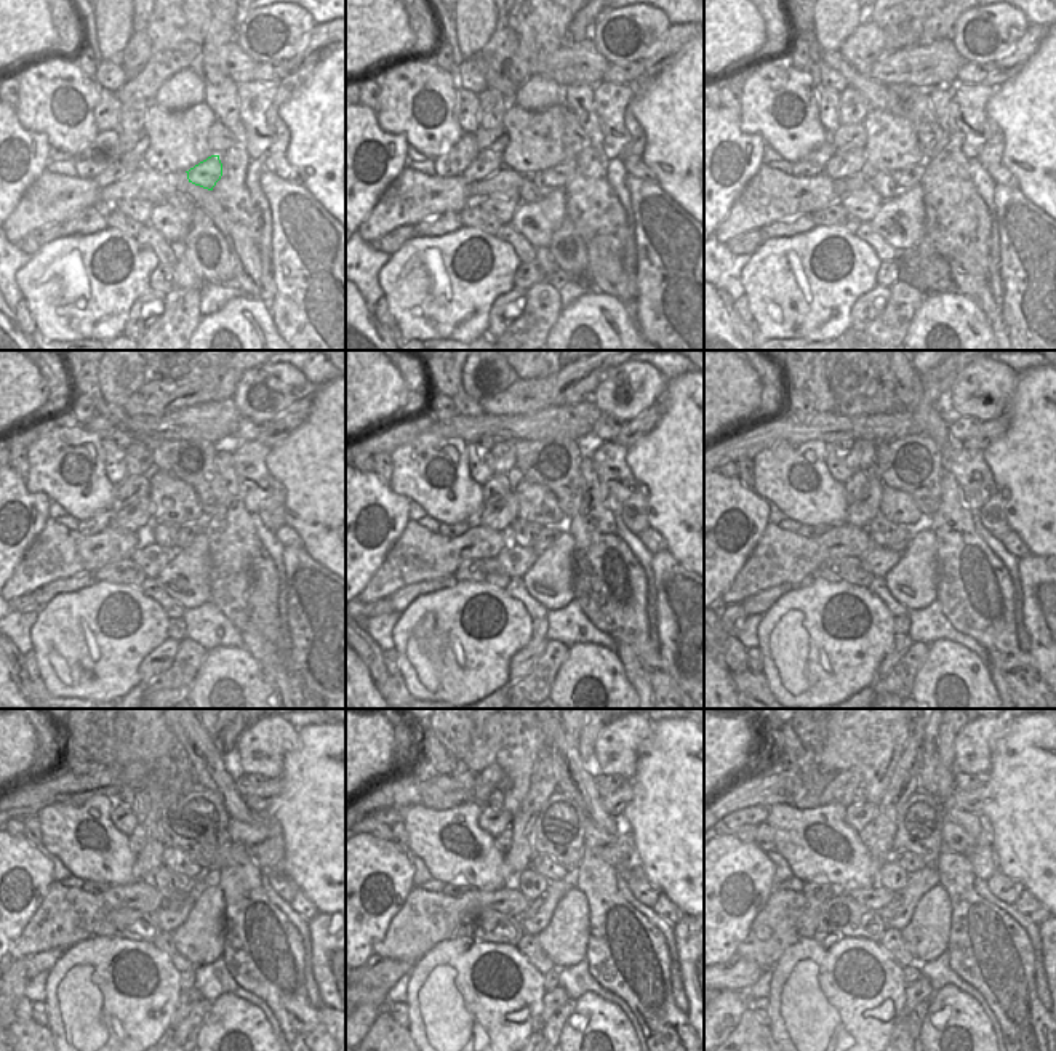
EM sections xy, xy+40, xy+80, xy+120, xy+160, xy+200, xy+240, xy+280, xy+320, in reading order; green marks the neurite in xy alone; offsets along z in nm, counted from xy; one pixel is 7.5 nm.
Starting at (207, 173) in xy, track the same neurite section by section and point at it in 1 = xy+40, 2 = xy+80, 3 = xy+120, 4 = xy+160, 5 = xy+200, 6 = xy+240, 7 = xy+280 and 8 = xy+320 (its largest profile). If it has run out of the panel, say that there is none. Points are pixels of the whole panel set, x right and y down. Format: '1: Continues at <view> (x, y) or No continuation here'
1: Continues at xy+40 (557, 176)
2: Continues at xy+80 (906, 178)
3: Continues at xy+120 (188, 533)
4: Continues at xy+160 (546, 535)
5: Continues at xy+200 (903, 538)
6: Continues at xy+240 (175, 903)
7: Continues at xy+280 (533, 906)
8: Continues at xy+320 (893, 906).

